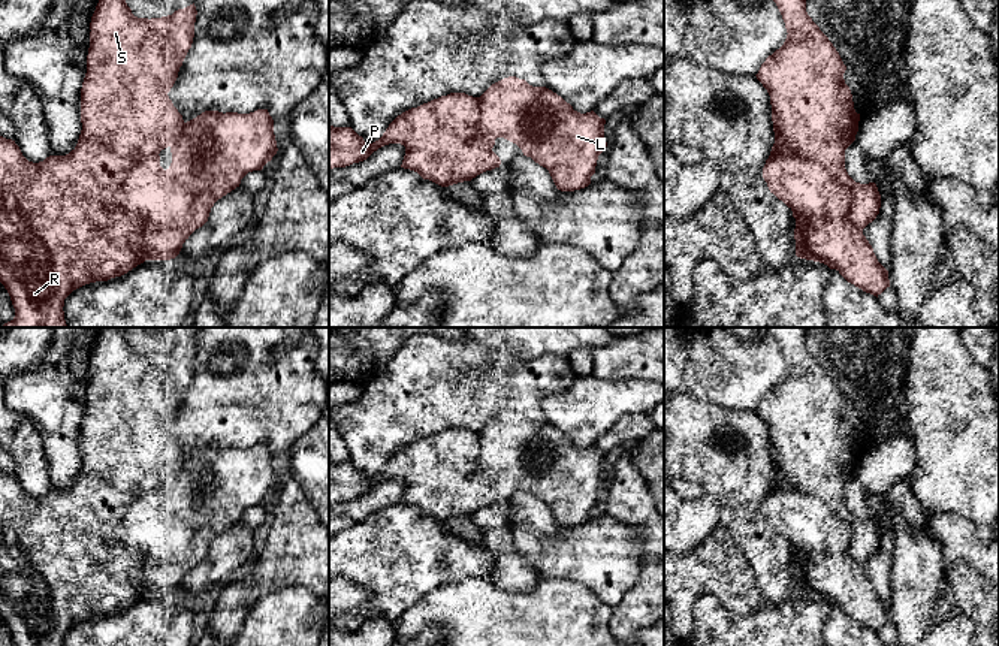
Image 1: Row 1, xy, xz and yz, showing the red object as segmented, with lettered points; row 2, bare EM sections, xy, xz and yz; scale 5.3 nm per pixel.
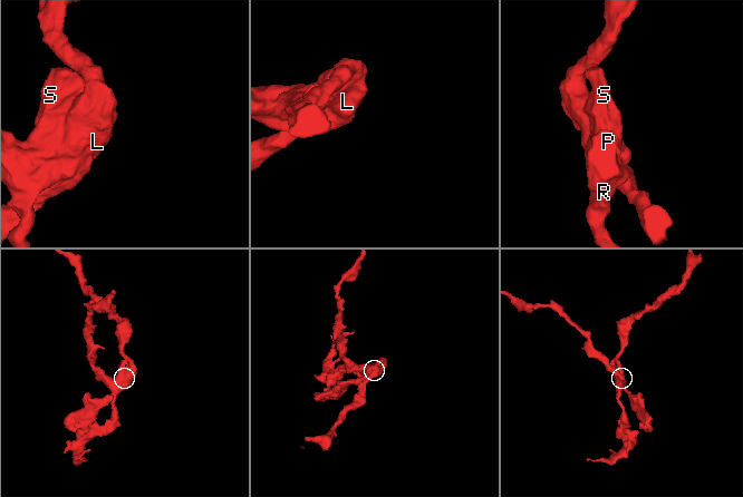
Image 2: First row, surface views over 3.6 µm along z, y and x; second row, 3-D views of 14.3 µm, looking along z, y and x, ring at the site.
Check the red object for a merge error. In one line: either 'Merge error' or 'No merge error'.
Merge error

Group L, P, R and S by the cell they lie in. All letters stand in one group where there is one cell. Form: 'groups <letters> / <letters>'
groups L / P R S

